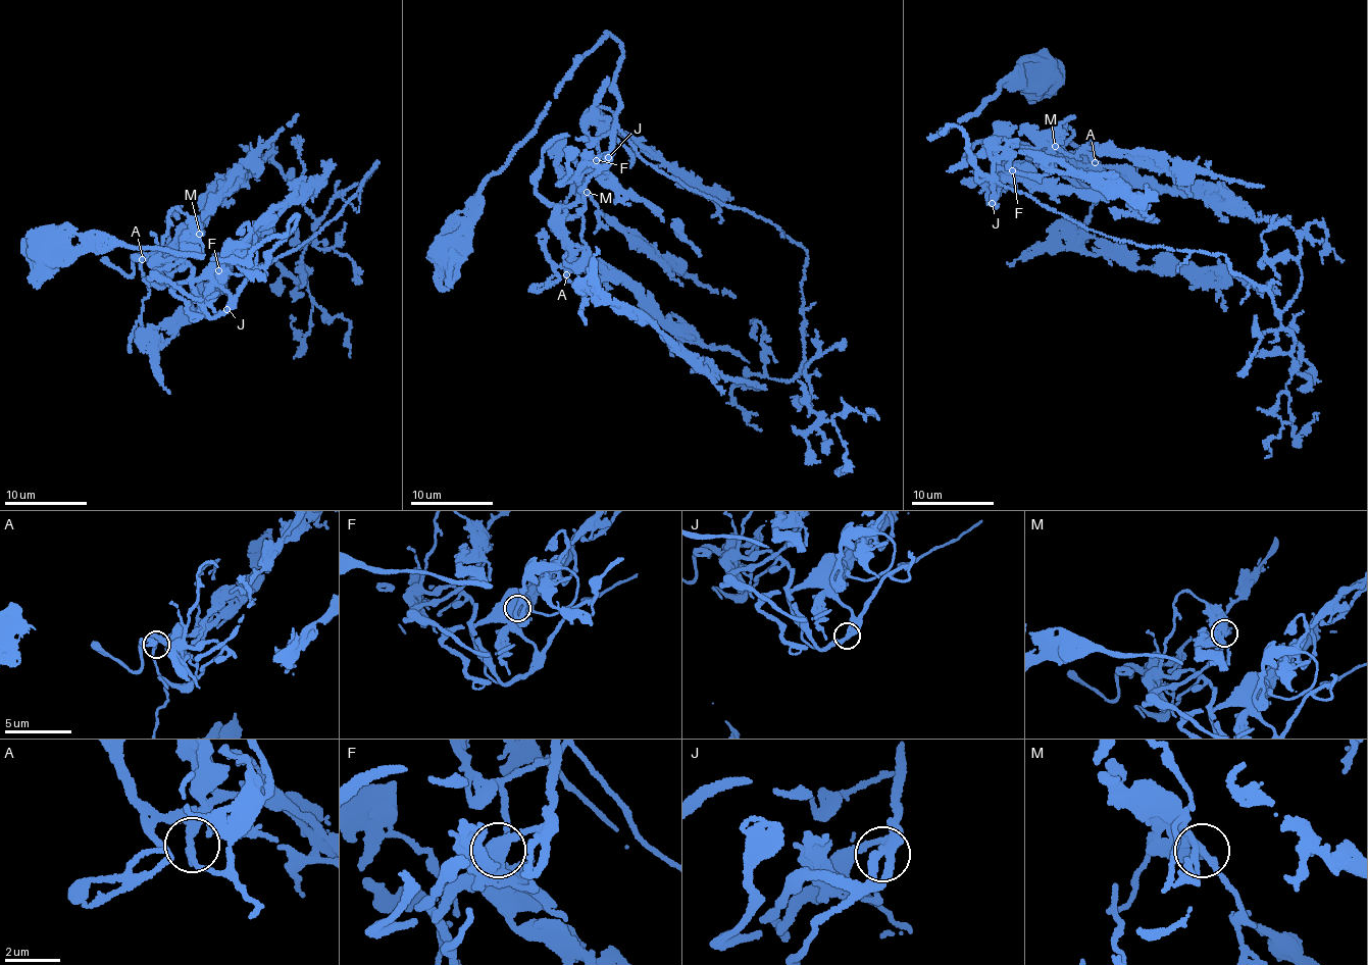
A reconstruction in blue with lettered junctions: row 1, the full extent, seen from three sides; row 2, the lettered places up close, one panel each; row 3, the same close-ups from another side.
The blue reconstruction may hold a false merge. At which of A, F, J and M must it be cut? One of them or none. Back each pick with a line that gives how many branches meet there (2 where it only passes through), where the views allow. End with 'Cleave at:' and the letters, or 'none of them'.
Cleave at: none of them

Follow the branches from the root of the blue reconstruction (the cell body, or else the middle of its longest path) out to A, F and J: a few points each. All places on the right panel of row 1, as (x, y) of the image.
A: (1041, 71), (1003, 81), (939, 134), (957, 127), (974, 167), (998, 178), (1024, 162), (1071, 180), (1095, 162)
F: (1041, 71), (1027, 84), (1003, 81), (974, 114), (939, 134), (957, 127), (981, 173), (1012, 170)
J: (1041, 71), (1027, 84), (1003, 81), (974, 114), (939, 134), (954, 125), (965, 134), (993, 202)

